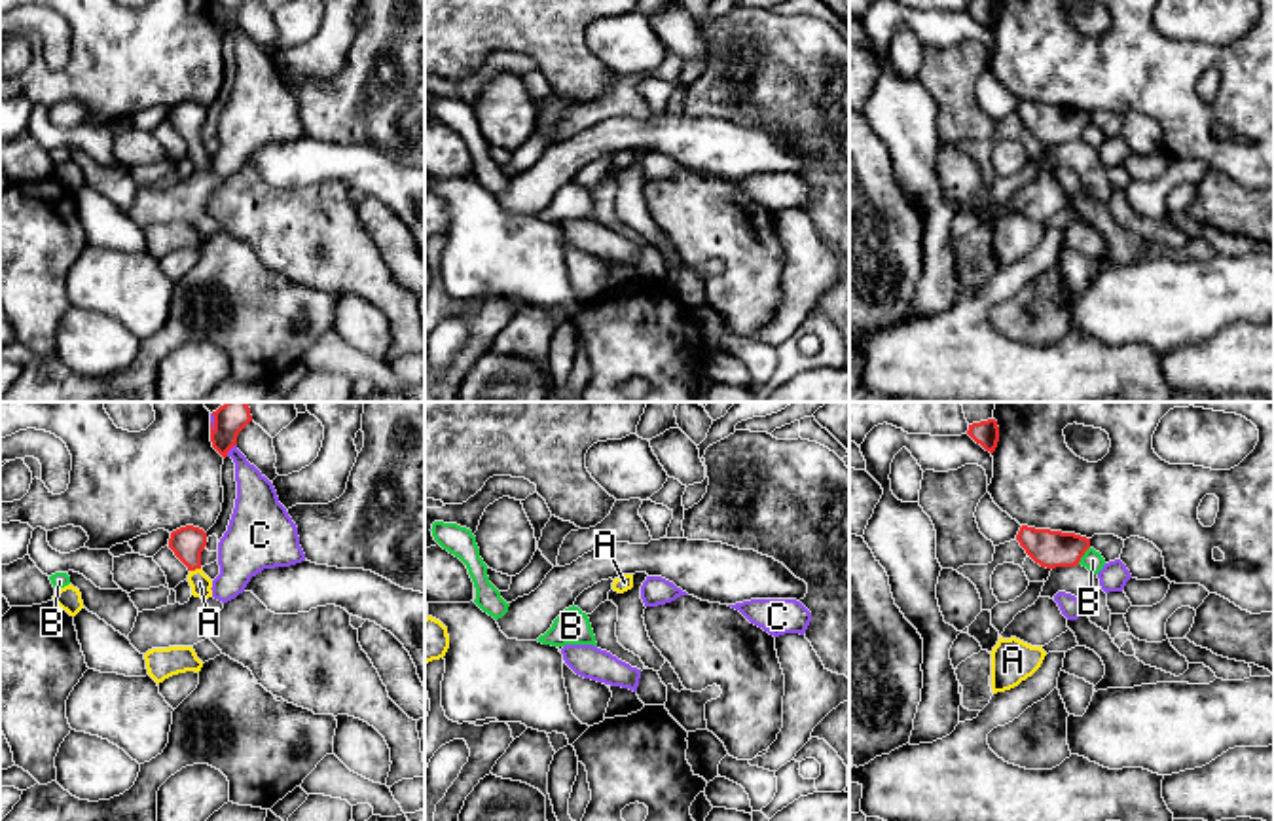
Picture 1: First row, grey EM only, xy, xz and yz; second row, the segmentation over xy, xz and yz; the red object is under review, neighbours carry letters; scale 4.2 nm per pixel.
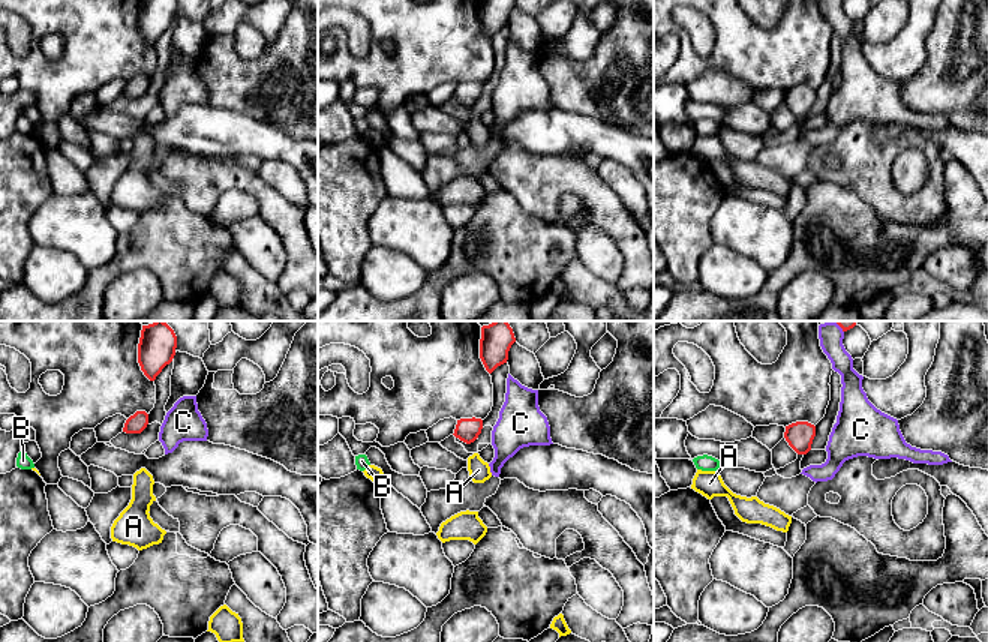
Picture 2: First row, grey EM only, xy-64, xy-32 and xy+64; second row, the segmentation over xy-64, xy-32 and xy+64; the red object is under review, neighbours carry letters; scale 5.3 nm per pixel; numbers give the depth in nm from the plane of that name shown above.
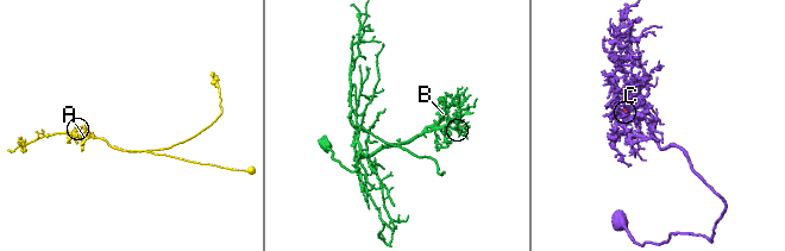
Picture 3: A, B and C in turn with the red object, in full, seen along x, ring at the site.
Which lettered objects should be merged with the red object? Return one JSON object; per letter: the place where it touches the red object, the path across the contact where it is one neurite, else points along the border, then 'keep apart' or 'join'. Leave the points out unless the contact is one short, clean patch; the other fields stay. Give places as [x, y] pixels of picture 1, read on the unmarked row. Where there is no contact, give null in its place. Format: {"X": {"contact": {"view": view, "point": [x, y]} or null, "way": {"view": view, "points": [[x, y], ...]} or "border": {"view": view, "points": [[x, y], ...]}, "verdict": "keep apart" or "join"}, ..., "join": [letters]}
{"A": {"contact": {"view": "xy", "point": [194, 145]}, "way": {"view": "xy", "points": [[186, 118], [194, 145], [200, 158]]}, "verdict": "join"}, "B": {"contact": {"view": "yz", "point": [1083, 129]}, "border": {"view": "yz", "points": [[1089, 122], [1077, 139]]}, "verdict": "keep apart"}, "C": {"contact": {"view": "xy", "point": [230, 23]}, "verdict": "keep apart"}, "join": ["A"]}

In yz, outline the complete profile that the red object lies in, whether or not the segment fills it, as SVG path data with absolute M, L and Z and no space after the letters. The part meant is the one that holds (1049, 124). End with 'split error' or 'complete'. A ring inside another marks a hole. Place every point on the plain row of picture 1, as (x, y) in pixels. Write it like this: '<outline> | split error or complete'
M1022 100L1016 116L1026 129L1046 144L1075 142L1090 123L1090 114L1050 104Z | complete

